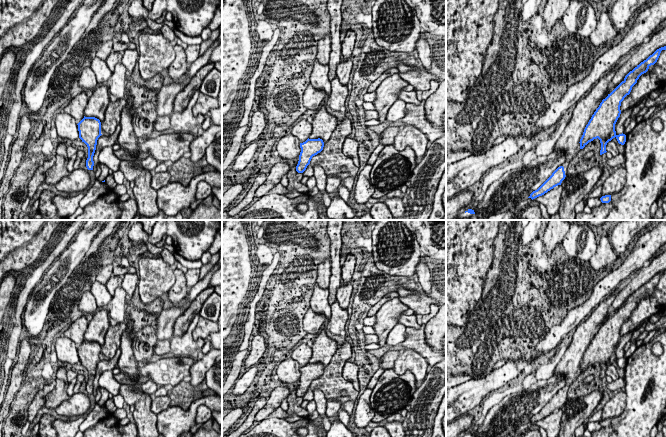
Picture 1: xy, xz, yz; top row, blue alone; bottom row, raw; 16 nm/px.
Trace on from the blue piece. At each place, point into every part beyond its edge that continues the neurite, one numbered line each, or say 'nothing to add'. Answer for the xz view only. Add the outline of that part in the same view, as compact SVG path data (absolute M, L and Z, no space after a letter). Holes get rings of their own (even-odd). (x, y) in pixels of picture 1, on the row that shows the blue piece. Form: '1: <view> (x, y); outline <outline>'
1: xz (302, 130); outline M302 119L289 132L294 135L300 143L303 143L309 138L312 132L312 124L306 119Z

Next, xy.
1: xy (76, 107); outline M85 91L75 96L71 102L63 108L63 112L71 115L78 124L84 118L84 110L87 106L88 98Z

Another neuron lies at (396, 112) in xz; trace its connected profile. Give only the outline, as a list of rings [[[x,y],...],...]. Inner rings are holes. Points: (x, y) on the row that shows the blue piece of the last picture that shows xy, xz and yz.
[[[396,100],[394,104],[389,108],[386,120],[395,122],[402,119],[405,116],[406,102],[403,100]]]

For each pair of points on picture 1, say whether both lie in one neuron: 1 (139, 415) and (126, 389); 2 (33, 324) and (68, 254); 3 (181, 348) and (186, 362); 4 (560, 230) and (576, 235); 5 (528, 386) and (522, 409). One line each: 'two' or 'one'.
1: one
2: one
3: two
4: two
5: one

